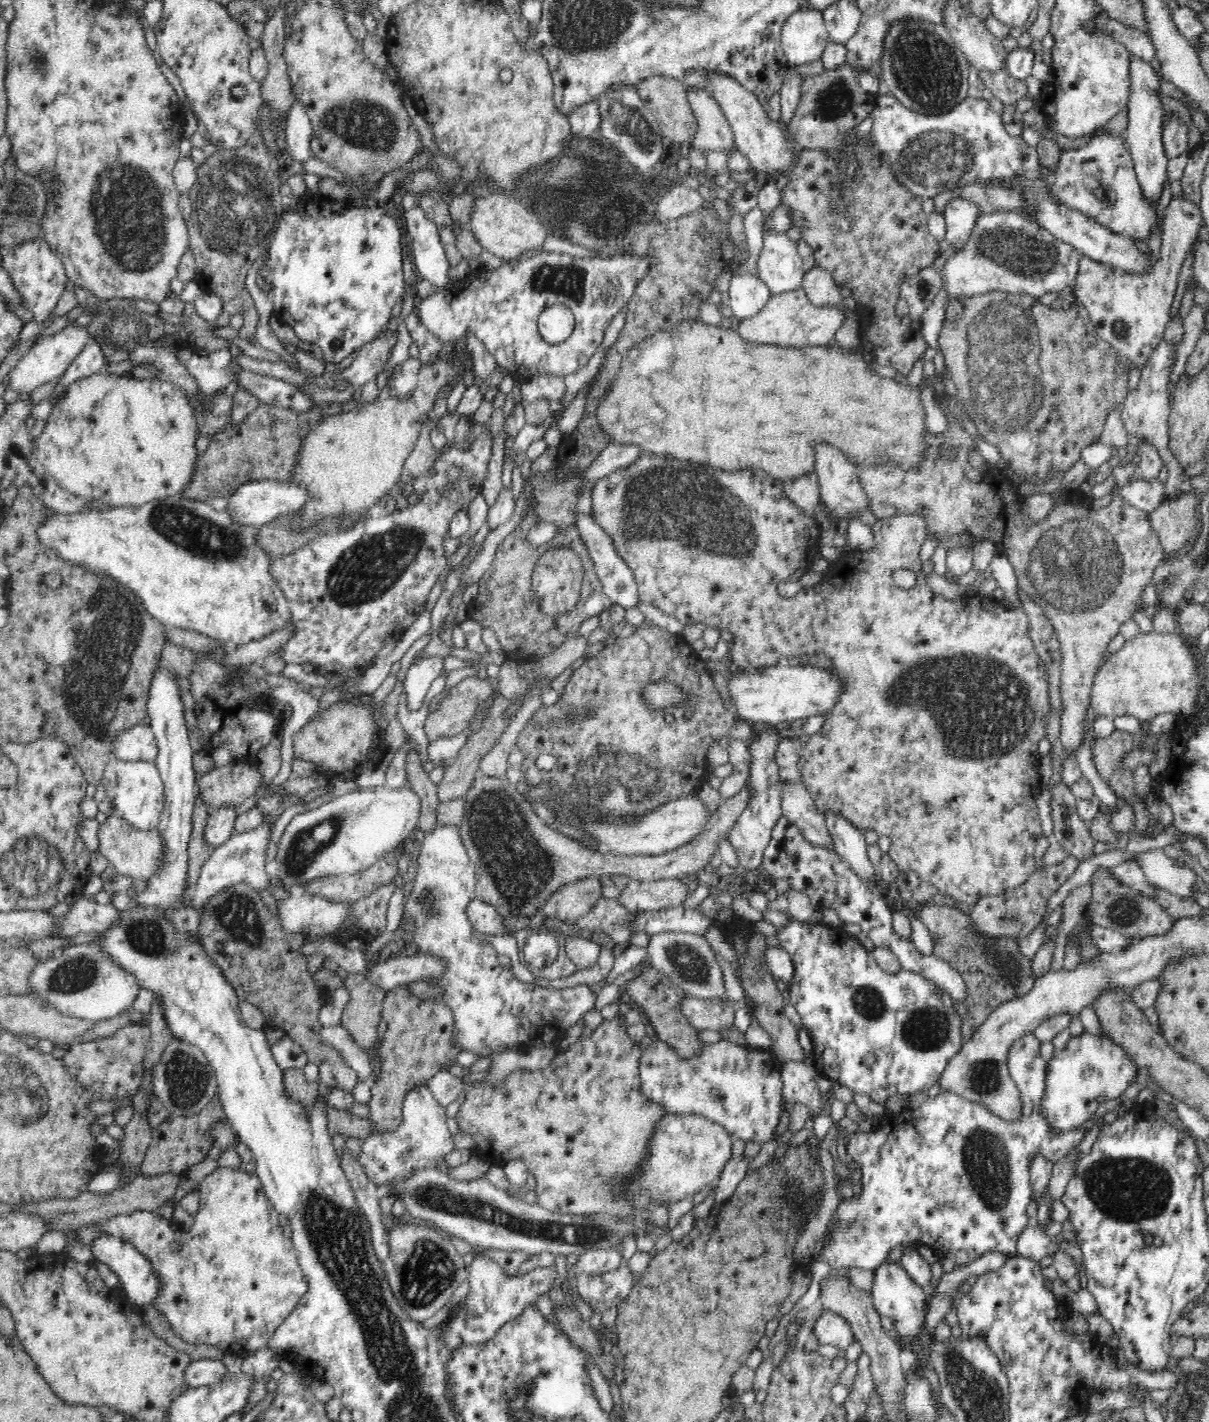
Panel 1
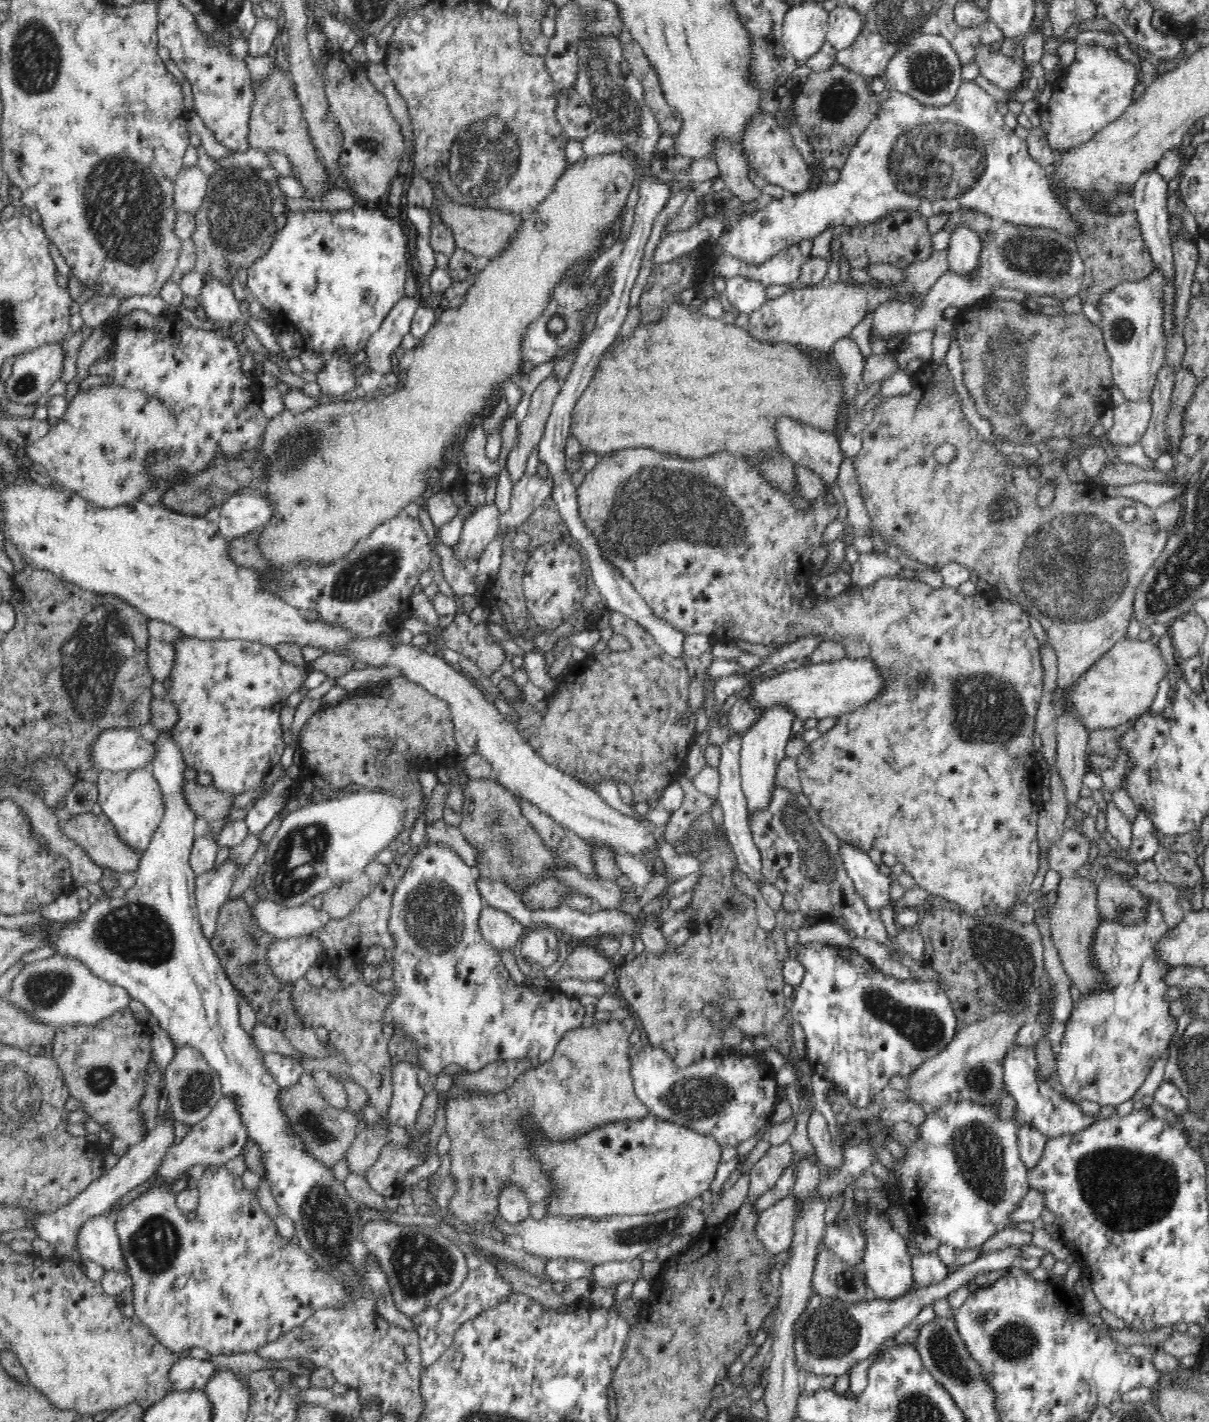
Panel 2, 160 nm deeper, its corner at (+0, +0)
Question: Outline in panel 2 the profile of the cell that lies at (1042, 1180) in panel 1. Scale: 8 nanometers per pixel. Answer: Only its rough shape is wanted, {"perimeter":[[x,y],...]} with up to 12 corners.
{"perimeter":[[1015,1125],[1015,1145],[1032,1172],[1045,1152],[1046,1135]]}

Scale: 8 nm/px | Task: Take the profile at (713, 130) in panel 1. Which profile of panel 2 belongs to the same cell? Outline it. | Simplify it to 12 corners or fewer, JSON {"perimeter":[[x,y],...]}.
{"perimeter":[[719,141],[712,158],[726,193],[760,200],[741,144]]}

